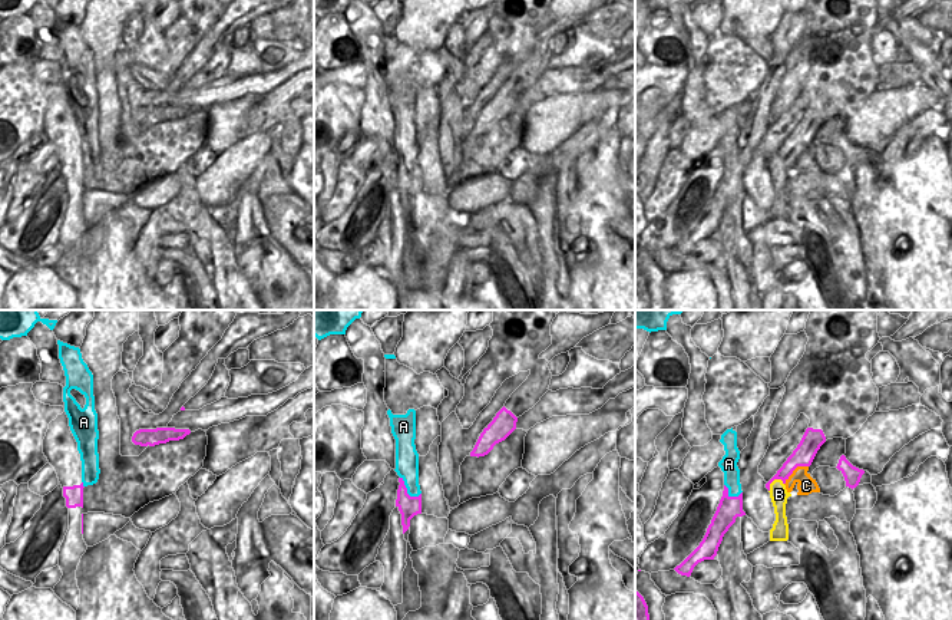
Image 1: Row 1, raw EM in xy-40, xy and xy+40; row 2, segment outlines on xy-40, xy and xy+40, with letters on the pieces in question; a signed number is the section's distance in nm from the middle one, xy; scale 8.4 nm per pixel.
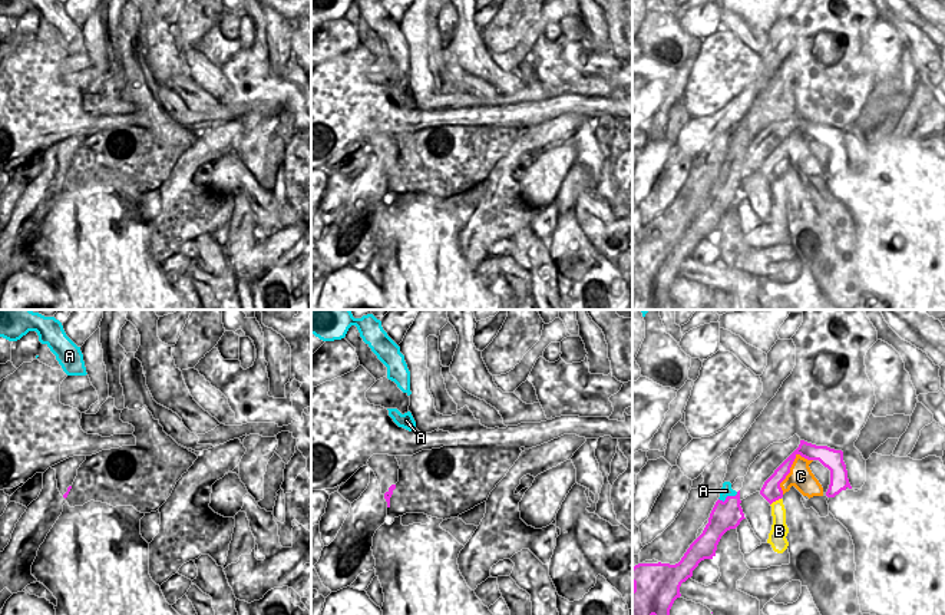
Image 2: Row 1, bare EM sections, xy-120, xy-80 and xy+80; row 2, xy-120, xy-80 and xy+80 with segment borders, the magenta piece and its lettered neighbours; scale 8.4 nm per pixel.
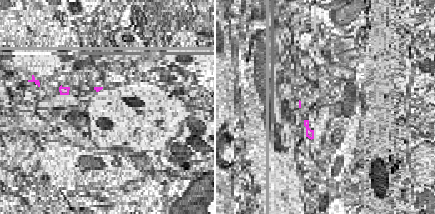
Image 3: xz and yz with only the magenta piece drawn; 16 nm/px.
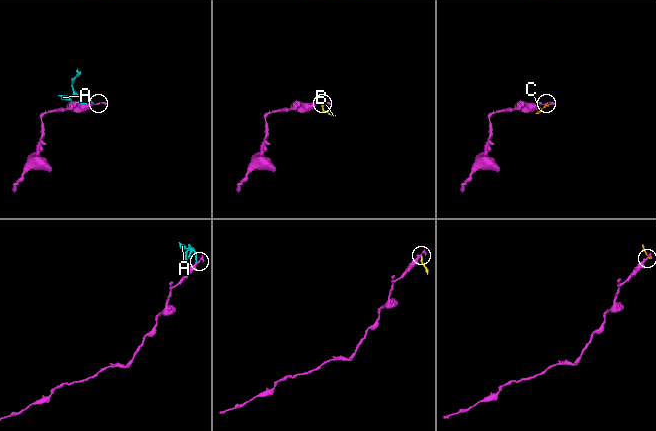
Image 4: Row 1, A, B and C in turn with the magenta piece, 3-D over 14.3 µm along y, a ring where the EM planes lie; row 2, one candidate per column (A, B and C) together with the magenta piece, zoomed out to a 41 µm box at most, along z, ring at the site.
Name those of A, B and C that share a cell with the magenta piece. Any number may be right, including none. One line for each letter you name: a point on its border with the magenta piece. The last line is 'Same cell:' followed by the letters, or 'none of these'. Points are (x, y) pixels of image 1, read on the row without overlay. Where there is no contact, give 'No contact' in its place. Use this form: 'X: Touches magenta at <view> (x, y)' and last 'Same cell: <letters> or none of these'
Same cell: none of these

